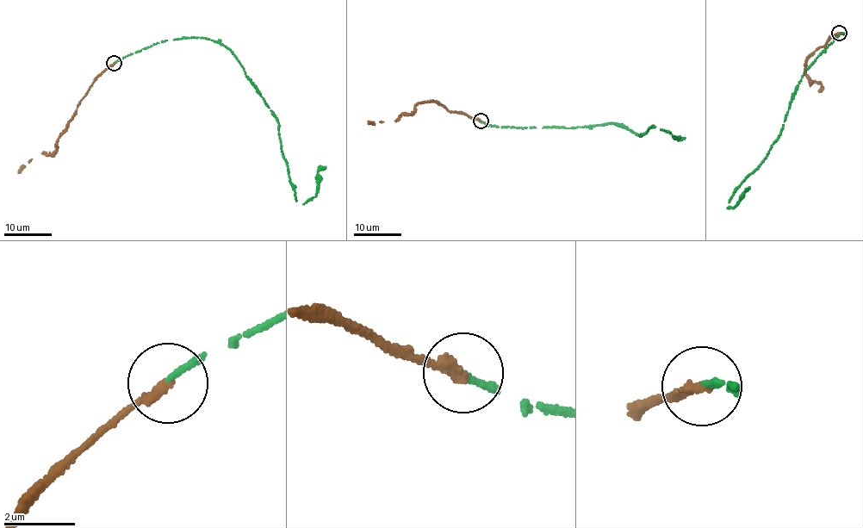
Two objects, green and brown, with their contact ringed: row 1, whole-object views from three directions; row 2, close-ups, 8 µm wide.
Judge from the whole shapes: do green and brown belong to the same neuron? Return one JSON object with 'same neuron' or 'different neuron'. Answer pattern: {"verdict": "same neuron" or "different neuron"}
{"verdict": "same neuron"}

